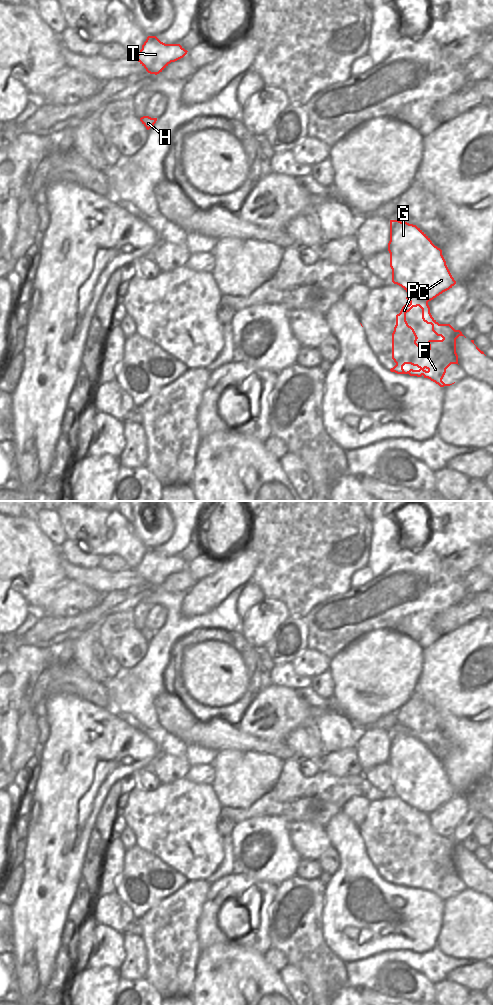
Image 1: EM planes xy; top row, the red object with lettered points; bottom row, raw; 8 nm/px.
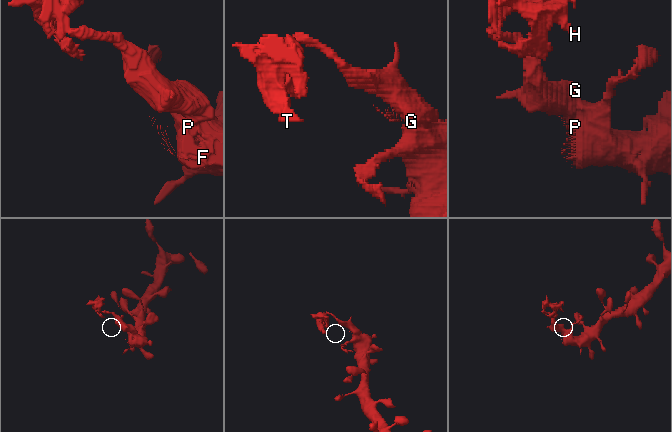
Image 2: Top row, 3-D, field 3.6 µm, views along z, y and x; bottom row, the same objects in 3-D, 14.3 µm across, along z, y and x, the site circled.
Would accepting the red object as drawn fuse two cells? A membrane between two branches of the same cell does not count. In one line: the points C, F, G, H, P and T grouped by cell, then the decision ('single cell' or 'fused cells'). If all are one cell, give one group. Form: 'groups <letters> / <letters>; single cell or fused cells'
groups C G H T / F P; fused cells

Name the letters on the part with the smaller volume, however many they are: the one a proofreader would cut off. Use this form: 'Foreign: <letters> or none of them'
Foreign: C, G, H, T

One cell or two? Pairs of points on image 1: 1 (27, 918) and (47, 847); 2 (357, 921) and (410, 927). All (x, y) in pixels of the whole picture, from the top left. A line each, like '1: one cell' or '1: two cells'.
1: one cell
2: one cell

